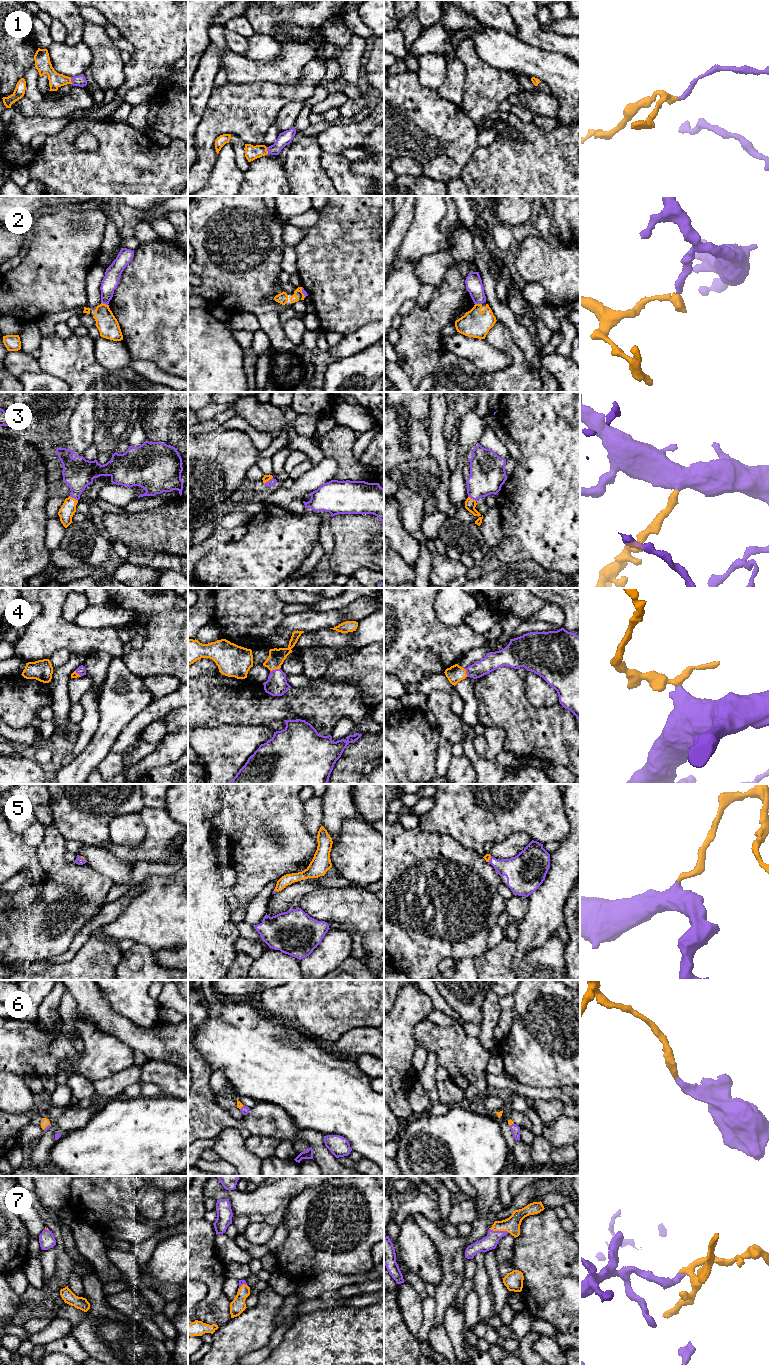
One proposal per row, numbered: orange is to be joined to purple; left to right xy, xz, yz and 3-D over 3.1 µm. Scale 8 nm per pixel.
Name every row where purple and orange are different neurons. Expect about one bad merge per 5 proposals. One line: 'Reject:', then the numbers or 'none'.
Reject: 2

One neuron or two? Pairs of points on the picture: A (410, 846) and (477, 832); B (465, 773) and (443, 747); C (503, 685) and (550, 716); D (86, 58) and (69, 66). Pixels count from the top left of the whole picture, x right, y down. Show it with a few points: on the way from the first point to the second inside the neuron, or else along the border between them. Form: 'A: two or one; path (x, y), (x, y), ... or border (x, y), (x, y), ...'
A: two; border (428, 832), (449, 834), (464, 846), (472, 848)
B: two; border (453, 757), (446, 773)
C: one; path (515, 697), (534, 716), (538, 716)
D: one; path (82, 58), (77, 58), (73, 62)

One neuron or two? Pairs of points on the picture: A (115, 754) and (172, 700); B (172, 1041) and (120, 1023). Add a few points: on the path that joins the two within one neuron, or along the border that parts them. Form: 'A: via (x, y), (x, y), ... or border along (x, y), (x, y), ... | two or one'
A: via (127, 738), (156, 709) | one
B: via (159, 1041), (139, 1039), (133, 1035) | one

